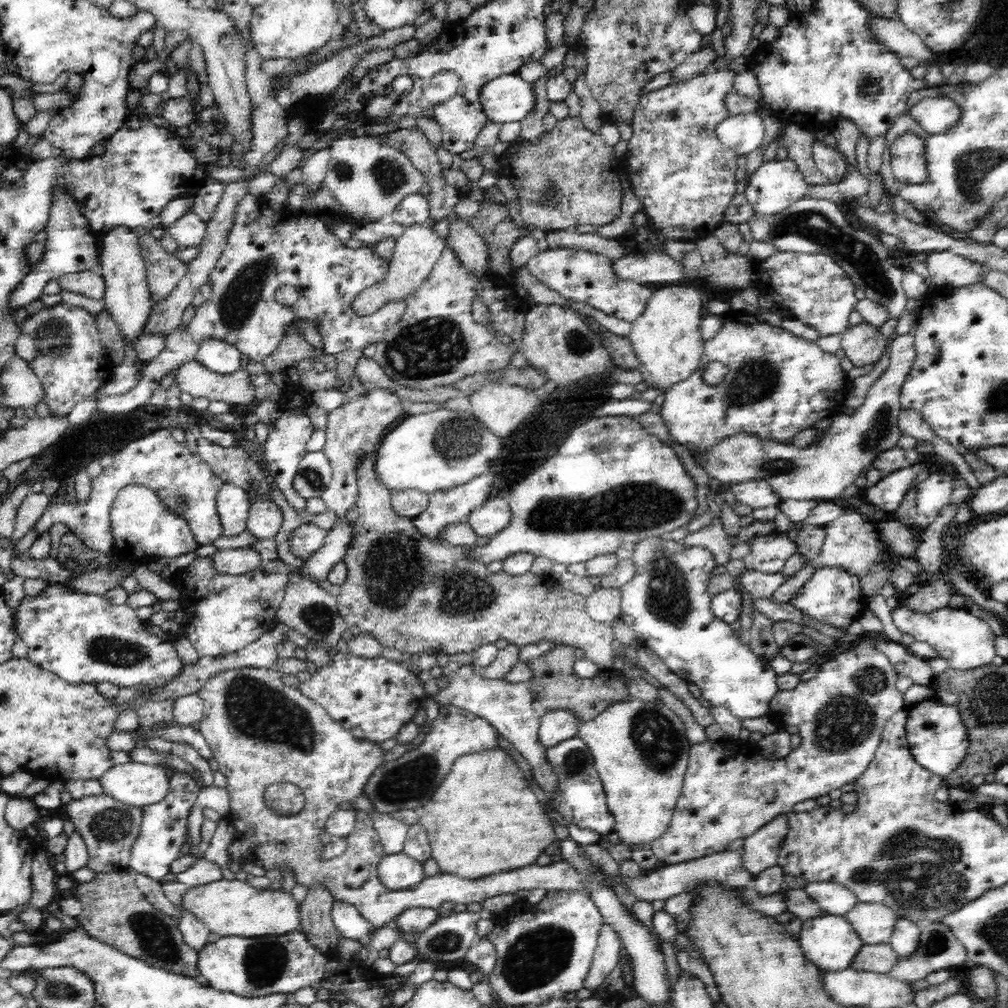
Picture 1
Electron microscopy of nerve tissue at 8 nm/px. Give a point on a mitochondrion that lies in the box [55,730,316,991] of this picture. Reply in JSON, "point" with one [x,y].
{"point":[155,937]}

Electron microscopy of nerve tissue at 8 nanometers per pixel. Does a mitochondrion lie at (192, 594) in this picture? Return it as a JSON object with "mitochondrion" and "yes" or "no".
{"mitochondrion":"no"}

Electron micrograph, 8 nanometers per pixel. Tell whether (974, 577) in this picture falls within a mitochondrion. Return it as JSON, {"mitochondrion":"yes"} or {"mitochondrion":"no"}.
{"mitochondrion":"no"}

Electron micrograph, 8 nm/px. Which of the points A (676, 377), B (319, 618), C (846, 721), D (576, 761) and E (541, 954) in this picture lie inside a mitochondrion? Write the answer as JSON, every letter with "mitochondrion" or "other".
{"A":"other","B":"mitochondrion","C":"mitochondrion","D":"mitochondrion","E":"mitochondrion"}

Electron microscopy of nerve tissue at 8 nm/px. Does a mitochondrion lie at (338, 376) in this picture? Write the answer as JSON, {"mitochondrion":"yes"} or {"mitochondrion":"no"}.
{"mitochondrion":"no"}

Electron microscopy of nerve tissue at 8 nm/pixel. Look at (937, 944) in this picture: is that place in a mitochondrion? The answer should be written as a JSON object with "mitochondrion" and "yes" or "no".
{"mitochondrion":"yes"}

